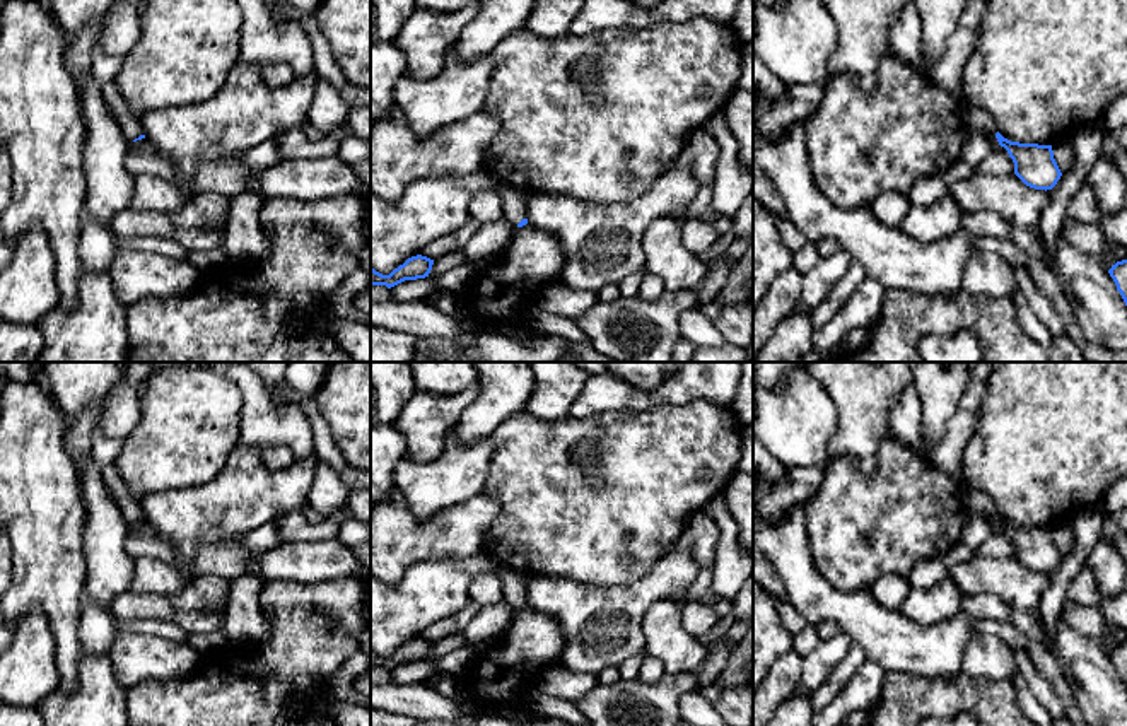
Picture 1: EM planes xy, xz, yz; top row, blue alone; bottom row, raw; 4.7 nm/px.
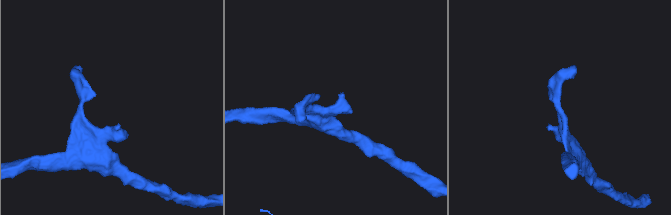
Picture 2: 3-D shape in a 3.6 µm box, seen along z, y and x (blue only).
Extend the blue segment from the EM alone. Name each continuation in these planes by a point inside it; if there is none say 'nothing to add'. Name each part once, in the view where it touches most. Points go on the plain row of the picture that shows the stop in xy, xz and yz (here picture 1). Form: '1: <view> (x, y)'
1: xy (130, 508)

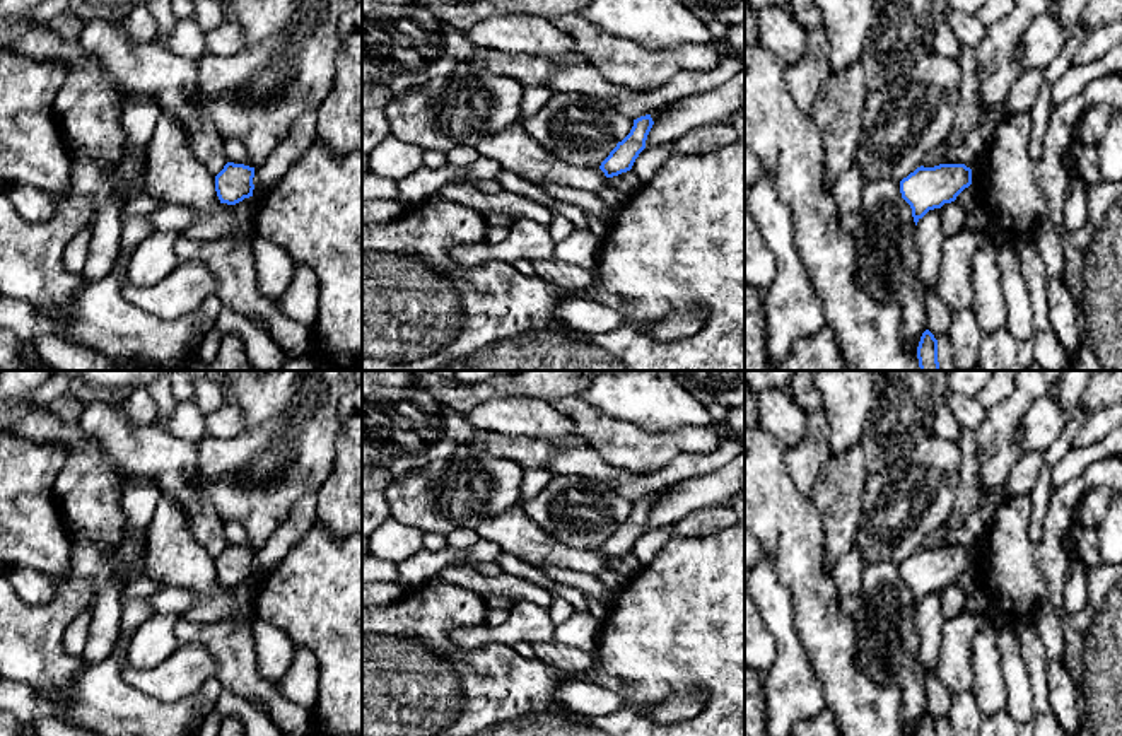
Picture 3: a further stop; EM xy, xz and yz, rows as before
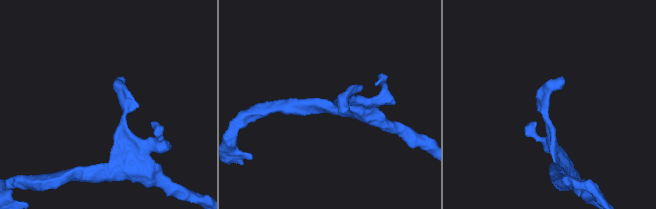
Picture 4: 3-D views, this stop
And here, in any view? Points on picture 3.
nothing to add

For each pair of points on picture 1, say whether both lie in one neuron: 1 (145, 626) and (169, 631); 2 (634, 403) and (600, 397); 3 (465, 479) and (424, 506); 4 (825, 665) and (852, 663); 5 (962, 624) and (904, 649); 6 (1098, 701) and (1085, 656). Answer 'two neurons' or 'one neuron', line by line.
1: one neuron
2: one neuron
3: one neuron
4: two neurons
5: one neuron
6: one neuron

